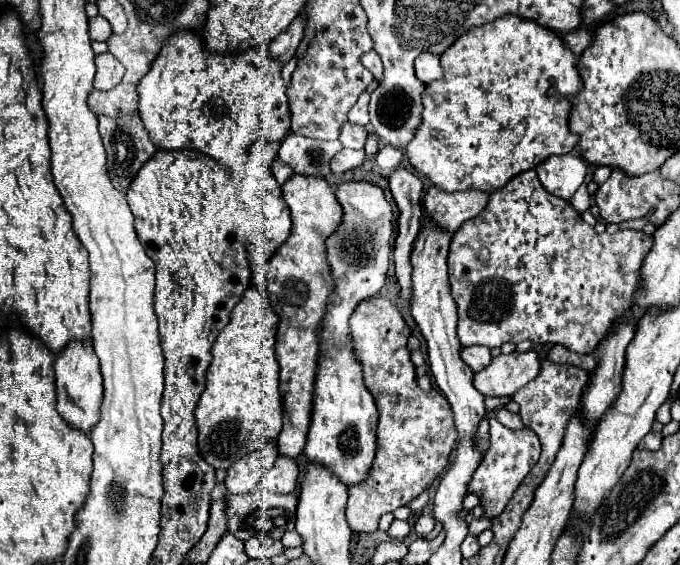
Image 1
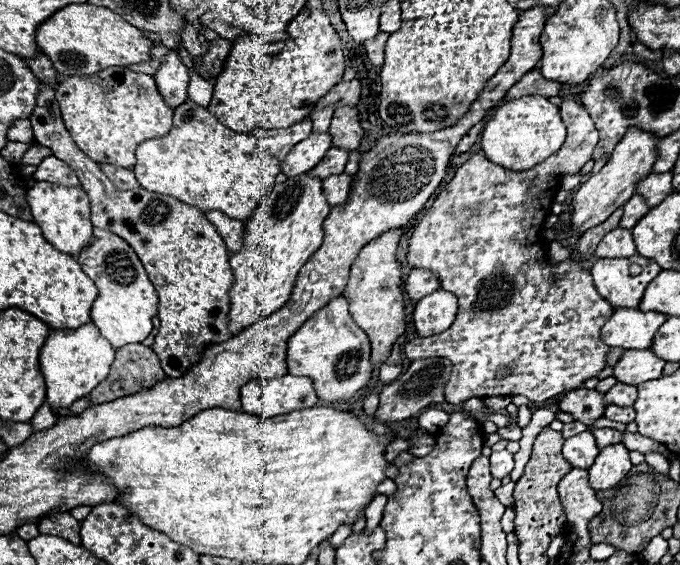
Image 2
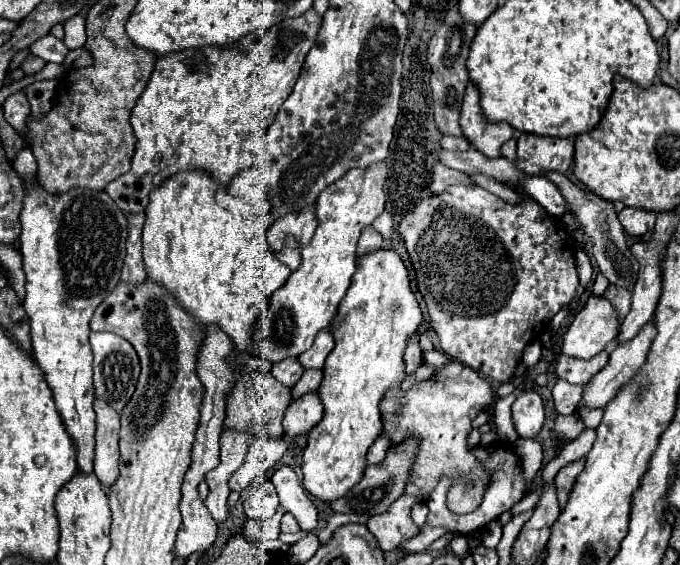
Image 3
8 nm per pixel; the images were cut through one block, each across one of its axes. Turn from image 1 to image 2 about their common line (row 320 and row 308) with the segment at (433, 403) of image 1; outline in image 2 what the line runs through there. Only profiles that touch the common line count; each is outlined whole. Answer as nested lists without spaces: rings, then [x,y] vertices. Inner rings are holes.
[[[394,228],[390,232],[380,234],[372,242],[368,242],[360,254],[356,256],[352,268],[350,268],[350,278],[346,284],[346,290],[342,296],[350,304],[350,314],[356,320],[356,324],[368,334],[372,342],[372,366],[378,368],[382,366],[396,342],[396,338],[404,332],[406,328],[406,314],[404,314],[404,292],[402,292],[402,264],[396,258],[398,252],[398,242],[402,238],[402,228]]]

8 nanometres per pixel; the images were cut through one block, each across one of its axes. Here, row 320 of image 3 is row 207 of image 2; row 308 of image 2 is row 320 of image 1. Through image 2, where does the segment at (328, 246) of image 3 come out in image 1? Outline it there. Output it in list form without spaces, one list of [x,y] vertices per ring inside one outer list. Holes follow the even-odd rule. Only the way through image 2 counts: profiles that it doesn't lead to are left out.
[[[250,286],[242,300],[234,306],[230,322],[218,334],[212,346],[212,362],[206,372],[206,390],[194,410],[198,428],[198,452],[214,468],[226,470],[246,454],[260,450],[268,440],[276,440],[282,428],[282,398],[278,392],[278,362],[274,356],[274,328],[278,326],[276,312],[268,304],[262,286]]]

